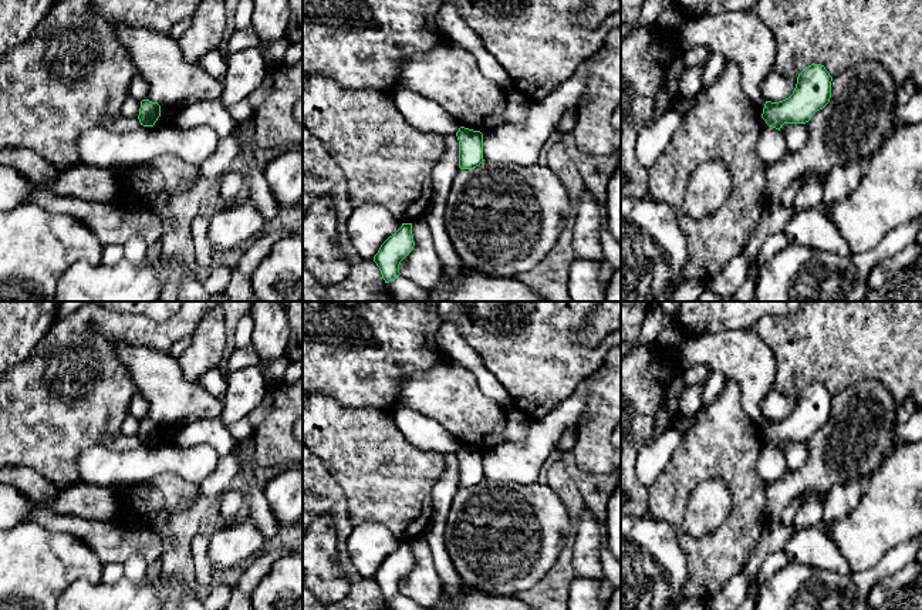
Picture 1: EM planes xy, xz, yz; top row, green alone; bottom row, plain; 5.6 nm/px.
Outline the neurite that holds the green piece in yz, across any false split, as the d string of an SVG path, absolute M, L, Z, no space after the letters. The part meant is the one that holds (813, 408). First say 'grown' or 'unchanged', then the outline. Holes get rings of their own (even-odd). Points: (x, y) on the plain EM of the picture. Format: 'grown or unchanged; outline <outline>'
unchanged; outline M811 382L798 392L793 412L779 421L766 419L761 437L780 449L784 442L806 442L831 417L832 395L821 382Z

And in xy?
unchanged; outline M149 418L141 419L138 438L143 445L153 445L161 435L161 424Z

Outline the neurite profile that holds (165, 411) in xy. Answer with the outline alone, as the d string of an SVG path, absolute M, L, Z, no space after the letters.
M115 343L112 350L119 364L129 373L138 394L149 401L145 418L159 424L220 418L222 398L209 394L199 382L188 381L178 358L169 351L129 343Z

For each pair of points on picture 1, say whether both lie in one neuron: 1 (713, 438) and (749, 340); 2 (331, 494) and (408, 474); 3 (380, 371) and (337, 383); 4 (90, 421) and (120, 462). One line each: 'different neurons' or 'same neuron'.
1: different neurons
2: different neurons
3: same neuron
4: different neurons

